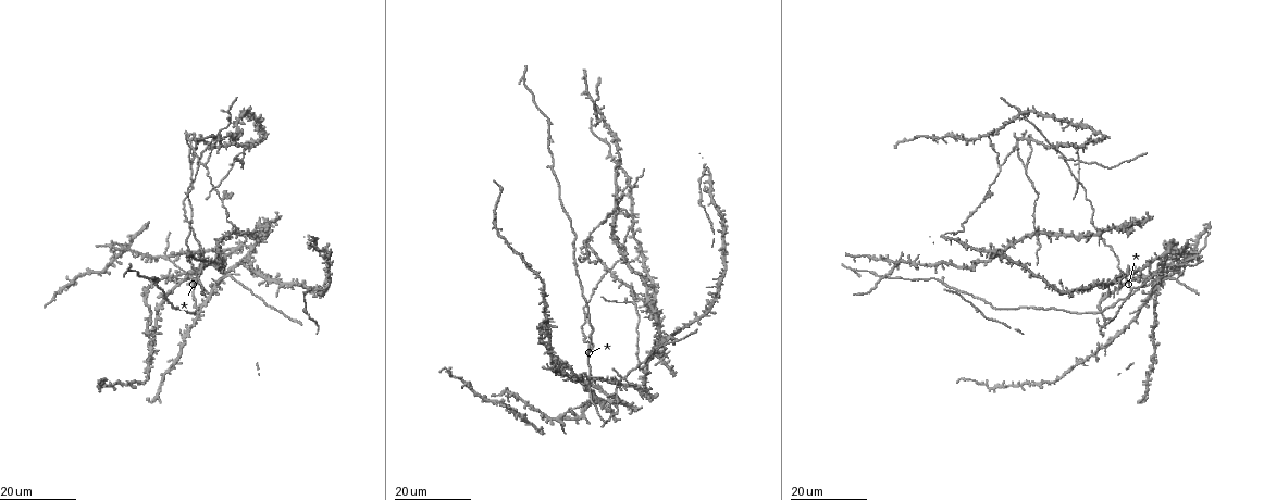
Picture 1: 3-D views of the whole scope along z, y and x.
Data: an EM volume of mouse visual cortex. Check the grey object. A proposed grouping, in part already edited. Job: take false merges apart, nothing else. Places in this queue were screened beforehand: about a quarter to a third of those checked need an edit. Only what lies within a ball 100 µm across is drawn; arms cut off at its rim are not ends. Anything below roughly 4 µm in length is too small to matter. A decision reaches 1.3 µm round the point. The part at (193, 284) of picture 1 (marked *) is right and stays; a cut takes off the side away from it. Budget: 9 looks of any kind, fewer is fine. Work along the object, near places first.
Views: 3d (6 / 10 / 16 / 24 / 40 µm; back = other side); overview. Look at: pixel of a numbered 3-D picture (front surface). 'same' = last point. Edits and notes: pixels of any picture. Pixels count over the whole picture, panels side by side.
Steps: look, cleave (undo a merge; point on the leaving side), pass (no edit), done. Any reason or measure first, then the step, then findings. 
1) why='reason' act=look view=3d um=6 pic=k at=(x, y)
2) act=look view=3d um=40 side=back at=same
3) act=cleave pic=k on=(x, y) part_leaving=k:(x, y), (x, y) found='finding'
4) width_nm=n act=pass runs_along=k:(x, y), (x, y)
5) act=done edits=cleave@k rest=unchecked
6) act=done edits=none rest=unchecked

why='thick turns thin' act=look view=3d um=24 pic=1 at=(150, 332)

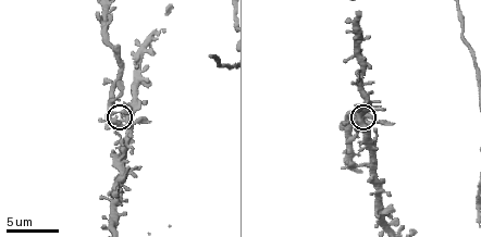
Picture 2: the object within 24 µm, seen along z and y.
why='zoom in' act=look view=3d um=10 pic=2 at=(116, 120)

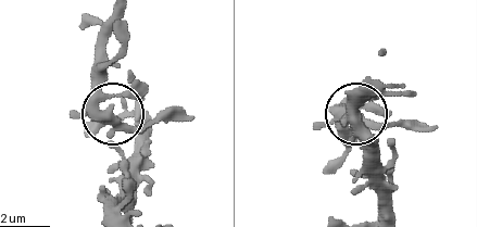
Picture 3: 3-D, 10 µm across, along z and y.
width_nm=380 act=pass runs_along=3:(115, 15), (105, 40), (101, 102), (137, 127), (185, 122) found='one neuron here'

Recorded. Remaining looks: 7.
why='thin arm on a thick one' act=look view=3d um=24 pic=1 at=(1153, 274)

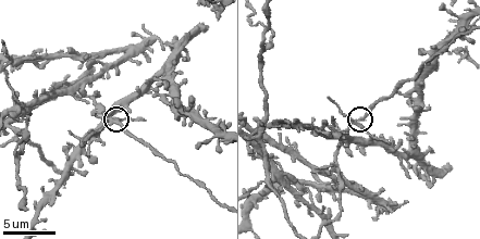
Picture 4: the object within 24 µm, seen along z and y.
why='zoom in' act=look view=3d um=10 pic=4 at=(110, 116)

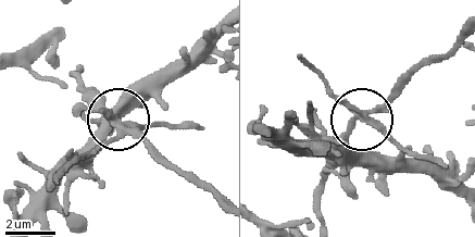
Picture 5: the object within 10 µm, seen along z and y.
act=cleave pic=5 on=(341, 102) part_leaving=5:(363, 116), (298, 55) found='two neurons meet here'

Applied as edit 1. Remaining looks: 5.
why='see it whole again' act=look view=overview

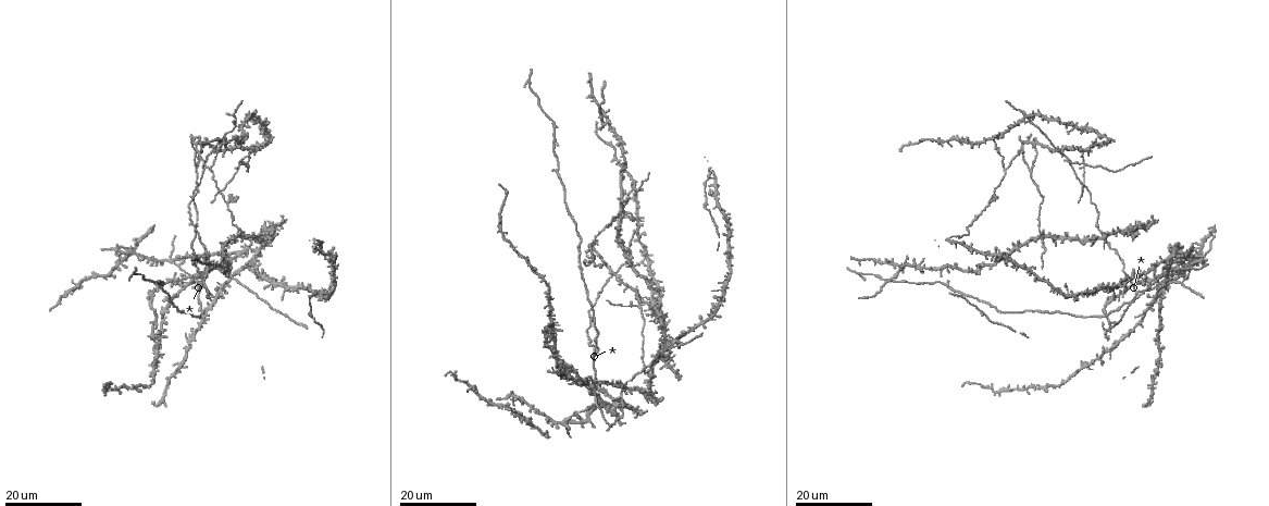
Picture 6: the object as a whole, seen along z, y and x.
why='two arms in line, one across' act=look view=3d um=16 pic=6 at=(621, 398)

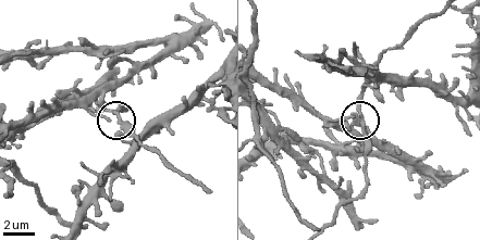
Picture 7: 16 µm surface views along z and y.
act=look view=3d um=10 pic=7 at=(359, 119)

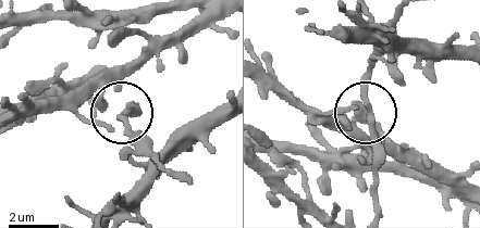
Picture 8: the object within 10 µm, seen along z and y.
act=look view=3d um=10 side=back pic=8 at=(370, 110)

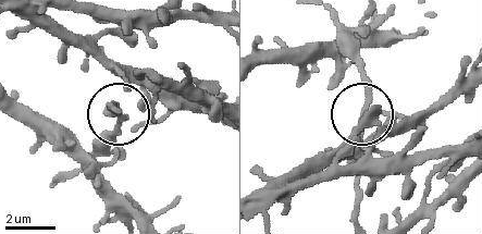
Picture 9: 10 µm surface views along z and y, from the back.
arms=3 act=pass found='one neuron here'

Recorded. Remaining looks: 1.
act=done edits=cleave@5 rest=unchecked

